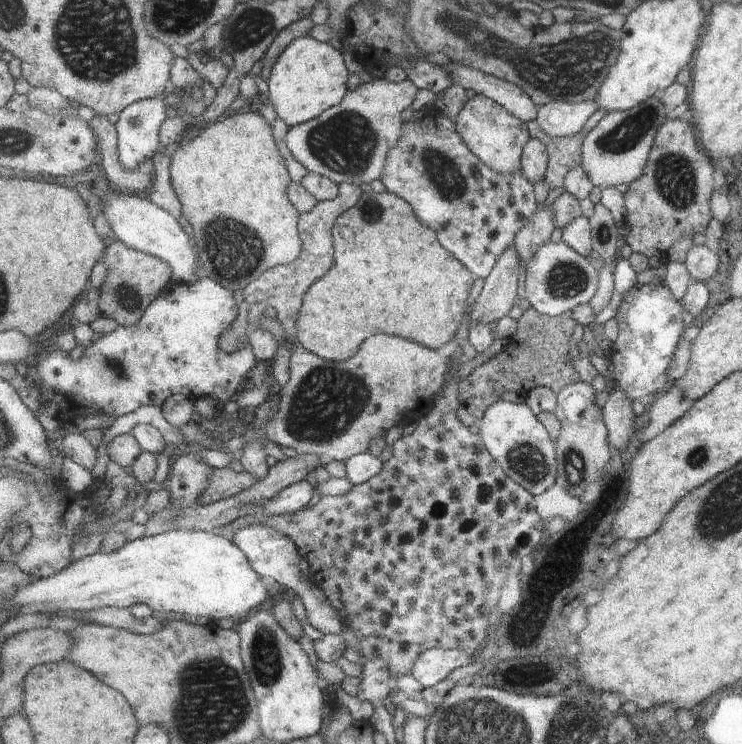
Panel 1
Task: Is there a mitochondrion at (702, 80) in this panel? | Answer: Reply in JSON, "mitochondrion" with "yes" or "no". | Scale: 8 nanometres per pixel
{"mitochondrion":"no"}

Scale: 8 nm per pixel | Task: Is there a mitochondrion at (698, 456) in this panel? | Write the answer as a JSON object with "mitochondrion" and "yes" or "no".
{"mitochondrion":"yes"}

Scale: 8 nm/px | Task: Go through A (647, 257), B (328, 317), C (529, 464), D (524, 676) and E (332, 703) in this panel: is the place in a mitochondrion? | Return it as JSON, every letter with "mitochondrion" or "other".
{"A":"other","B":"other","C":"mitochondrion","D":"other","E":"other"}

